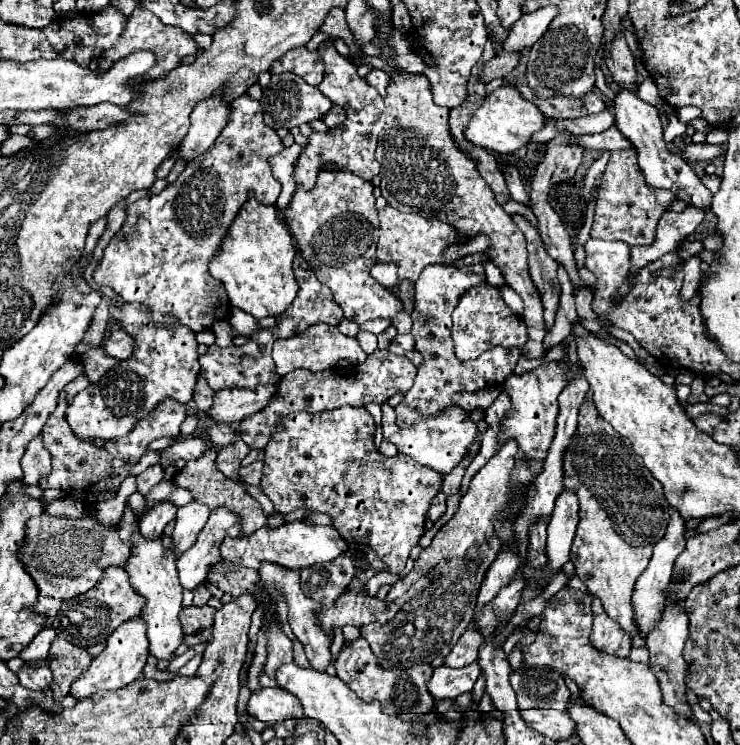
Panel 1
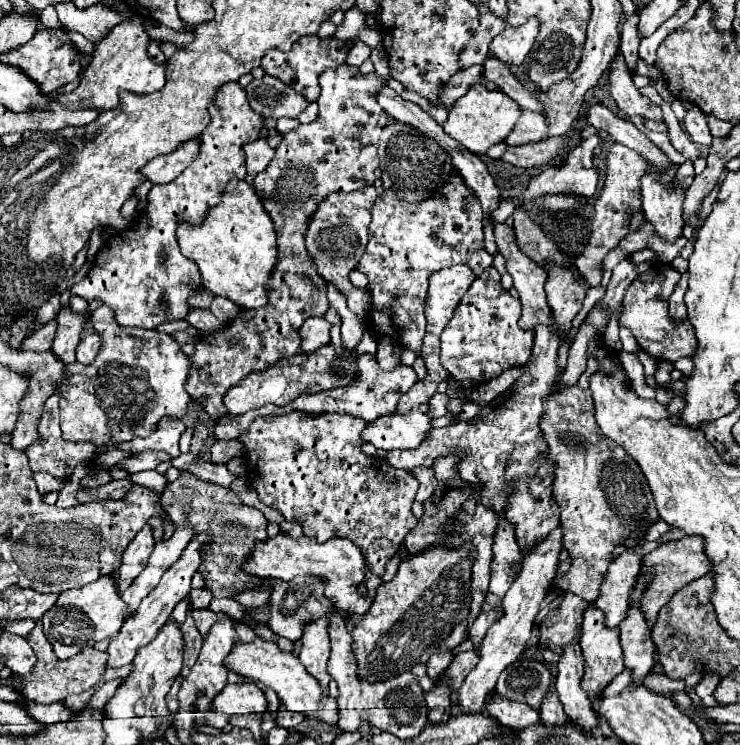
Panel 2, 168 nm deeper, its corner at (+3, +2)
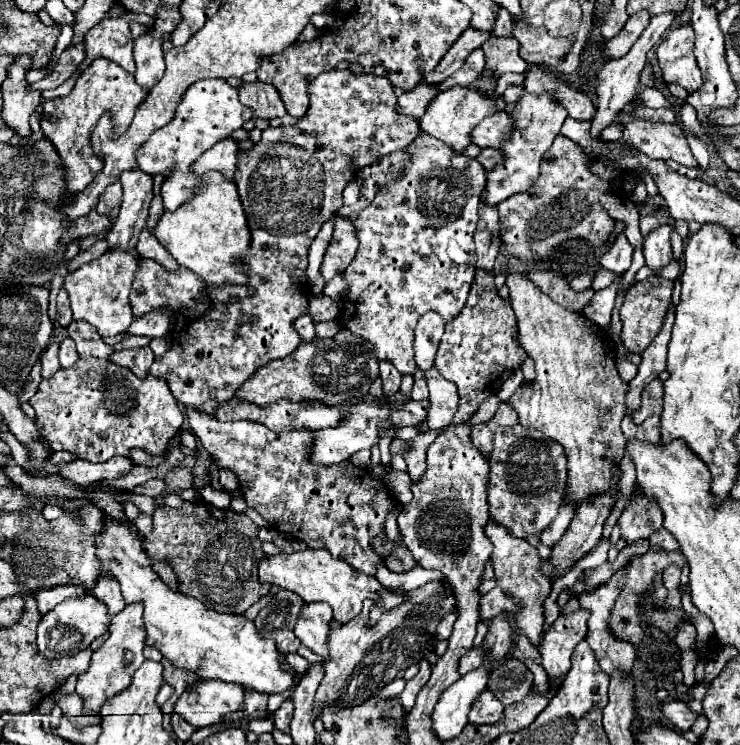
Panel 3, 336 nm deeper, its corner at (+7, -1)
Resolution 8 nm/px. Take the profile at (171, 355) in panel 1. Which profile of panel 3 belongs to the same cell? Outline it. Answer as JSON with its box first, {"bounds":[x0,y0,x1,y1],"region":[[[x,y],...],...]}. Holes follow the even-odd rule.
{"bounds":[30,320,184,462],"region":[[[74,320],[68,326],[68,334],[76,342],[80,354],[78,362],[72,368],[60,368],[52,378],[42,380],[36,394],[30,398],[30,406],[36,410],[36,424],[44,428],[42,436],[46,436],[54,450],[74,452],[78,458],[88,462],[106,462],[114,456],[128,456],[130,448],[144,448],[156,456],[162,454],[168,440],[180,430],[184,420],[168,382],[152,374],[138,378],[130,368],[112,364],[110,356],[116,352],[114,346],[106,344],[96,328],[84,320]]]}

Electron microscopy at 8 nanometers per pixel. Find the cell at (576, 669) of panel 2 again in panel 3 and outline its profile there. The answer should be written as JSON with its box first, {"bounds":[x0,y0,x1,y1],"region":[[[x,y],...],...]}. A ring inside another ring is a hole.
{"bounds":[540,608,588,690],"region":[[[580,608],[580,612],[574,614],[560,614],[558,620],[550,626],[550,630],[544,634],[540,644],[540,654],[544,668],[550,680],[554,682],[554,690],[558,690],[570,672],[570,656],[580,640],[586,638],[586,620],[588,612]]]}

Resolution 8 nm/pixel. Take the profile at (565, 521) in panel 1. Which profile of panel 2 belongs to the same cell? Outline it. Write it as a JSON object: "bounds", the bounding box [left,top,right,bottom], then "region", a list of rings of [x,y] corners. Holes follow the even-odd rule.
{"bounds":[456,527,562,715],"region":[[[558,527],[556,531],[552,531],[524,559],[524,565],[522,565],[520,575],[516,577],[516,581],[512,583],[512,587],[504,595],[504,601],[502,601],[502,617],[488,629],[488,633],[486,633],[486,637],[484,637],[484,641],[480,645],[480,661],[478,661],[478,665],[468,673],[468,677],[464,679],[462,687],[458,689],[458,703],[456,705],[458,705],[458,709],[460,709],[462,715],[482,713],[486,695],[494,689],[494,685],[498,681],[498,675],[524,653],[526,641],[530,639],[530,629],[532,629],[534,617],[538,613],[538,607],[540,607],[542,599],[548,595],[550,583],[552,583],[552,579],[556,575],[560,547],[562,547],[562,529]]]}

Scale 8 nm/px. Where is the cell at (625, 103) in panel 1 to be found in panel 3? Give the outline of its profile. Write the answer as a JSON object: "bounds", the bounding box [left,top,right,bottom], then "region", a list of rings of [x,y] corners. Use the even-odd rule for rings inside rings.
{"bounds":[644,224,672,272],"region":[[[662,224],[656,230],[652,230],[644,240],[646,266],[650,266],[654,272],[658,272],[662,266],[666,266],[672,260],[670,234],[672,234],[672,226]]]}

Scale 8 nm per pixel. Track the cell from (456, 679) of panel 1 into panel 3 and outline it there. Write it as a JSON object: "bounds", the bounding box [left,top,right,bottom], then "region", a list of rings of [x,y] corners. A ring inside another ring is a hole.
{"bounds":[458,648,484,676],"region":[[[470,648],[470,650],[460,658],[460,666],[458,666],[460,676],[464,676],[466,672],[470,672],[472,668],[478,668],[482,656],[484,656],[484,650],[482,650],[482,648]]]}

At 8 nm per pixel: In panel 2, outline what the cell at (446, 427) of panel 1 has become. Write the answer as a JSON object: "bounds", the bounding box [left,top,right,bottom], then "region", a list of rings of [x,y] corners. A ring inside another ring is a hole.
{"bounds":[360,405,430,449],"region":[[[416,405],[406,415],[384,415],[368,423],[360,435],[362,443],[372,443],[376,449],[414,449],[430,431],[428,405]]]}

